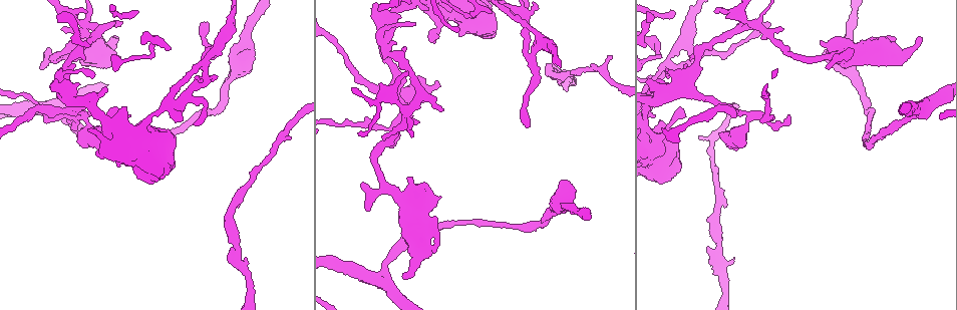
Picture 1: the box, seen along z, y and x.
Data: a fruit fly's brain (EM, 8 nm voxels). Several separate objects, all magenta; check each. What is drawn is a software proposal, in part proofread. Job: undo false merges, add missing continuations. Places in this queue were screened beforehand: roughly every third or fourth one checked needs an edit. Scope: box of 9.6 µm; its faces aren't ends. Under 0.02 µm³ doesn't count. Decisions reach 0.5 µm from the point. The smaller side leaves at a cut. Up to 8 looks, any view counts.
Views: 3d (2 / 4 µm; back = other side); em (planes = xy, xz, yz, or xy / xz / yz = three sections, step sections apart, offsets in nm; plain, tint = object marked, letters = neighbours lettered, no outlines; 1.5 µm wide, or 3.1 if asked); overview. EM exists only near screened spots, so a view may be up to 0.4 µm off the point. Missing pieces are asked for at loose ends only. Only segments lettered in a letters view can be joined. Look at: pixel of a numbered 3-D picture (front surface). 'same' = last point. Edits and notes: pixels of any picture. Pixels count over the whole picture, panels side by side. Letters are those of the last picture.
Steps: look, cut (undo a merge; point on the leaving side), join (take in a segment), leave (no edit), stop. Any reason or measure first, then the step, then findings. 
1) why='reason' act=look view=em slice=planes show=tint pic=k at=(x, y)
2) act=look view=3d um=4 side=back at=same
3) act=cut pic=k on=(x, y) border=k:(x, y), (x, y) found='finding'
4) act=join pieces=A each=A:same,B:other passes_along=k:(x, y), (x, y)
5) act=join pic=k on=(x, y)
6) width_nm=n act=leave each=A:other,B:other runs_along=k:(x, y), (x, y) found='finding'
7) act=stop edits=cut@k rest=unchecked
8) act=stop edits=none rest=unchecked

why='stops while still wide' act=look view=3d um=4 pic=1 at=(245, 54)

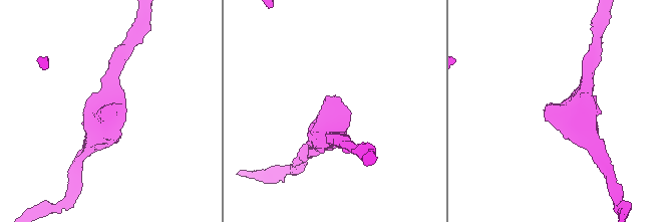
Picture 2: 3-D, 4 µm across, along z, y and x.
act=look view=em slice=planes show=plain pic=2 at=(547, 109)

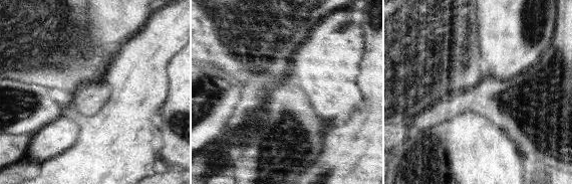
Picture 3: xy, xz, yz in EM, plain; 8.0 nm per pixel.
act=look view=em slice=planes show=letters at=same

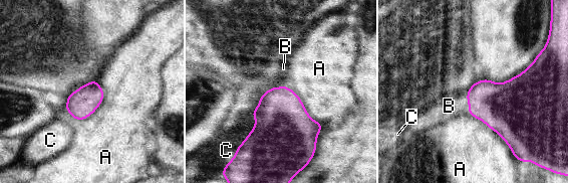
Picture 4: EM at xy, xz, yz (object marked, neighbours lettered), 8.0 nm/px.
width_nm=220 longest_contact=A:380nm act=join pieces=B each=A:other,B:same,C:other found='the cell continues'

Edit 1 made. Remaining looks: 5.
why='see it whole again' act=look view=overview

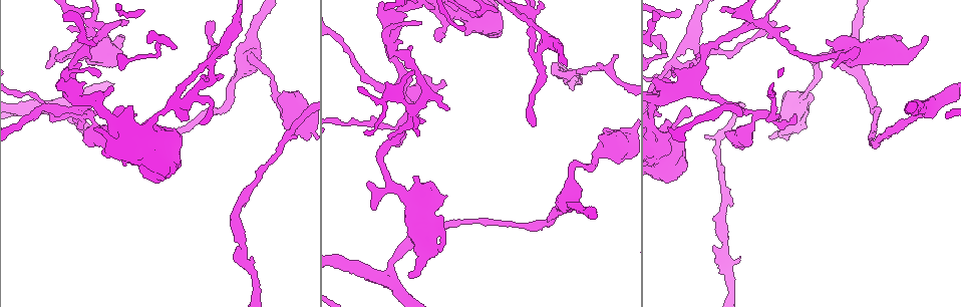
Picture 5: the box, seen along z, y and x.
why='an open end' act=look view=3d um=4 pic=5 at=(925, 39)

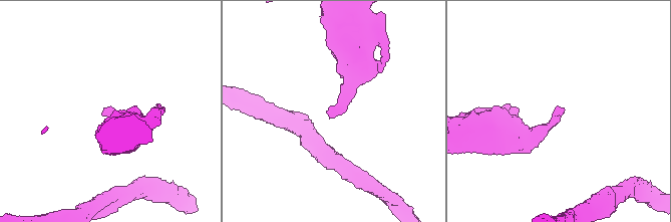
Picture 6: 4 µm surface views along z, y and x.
act=look view=em slice=planes show=letters pic=6 at=(557, 114)

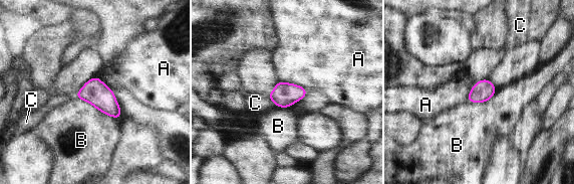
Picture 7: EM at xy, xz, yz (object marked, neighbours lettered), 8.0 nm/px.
longest_contact=B:400nm act=leave each=A:other,B:other,C:other found='no lettered segment goes on from it'

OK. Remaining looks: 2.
why='an open end' act=look view=em slice=yz step=8 show=letters pic=5 at=(502, 29)

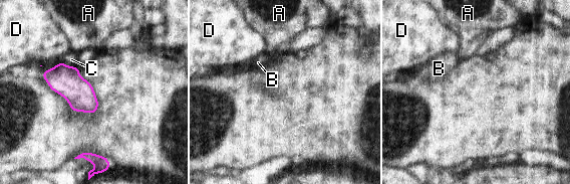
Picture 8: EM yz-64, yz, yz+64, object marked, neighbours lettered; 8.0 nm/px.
act=leave each=A:other,B:other,C:other,D:other found='no lettered segment goes on from it'

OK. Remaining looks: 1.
act=stop edits=join@4 rest=unchecked

